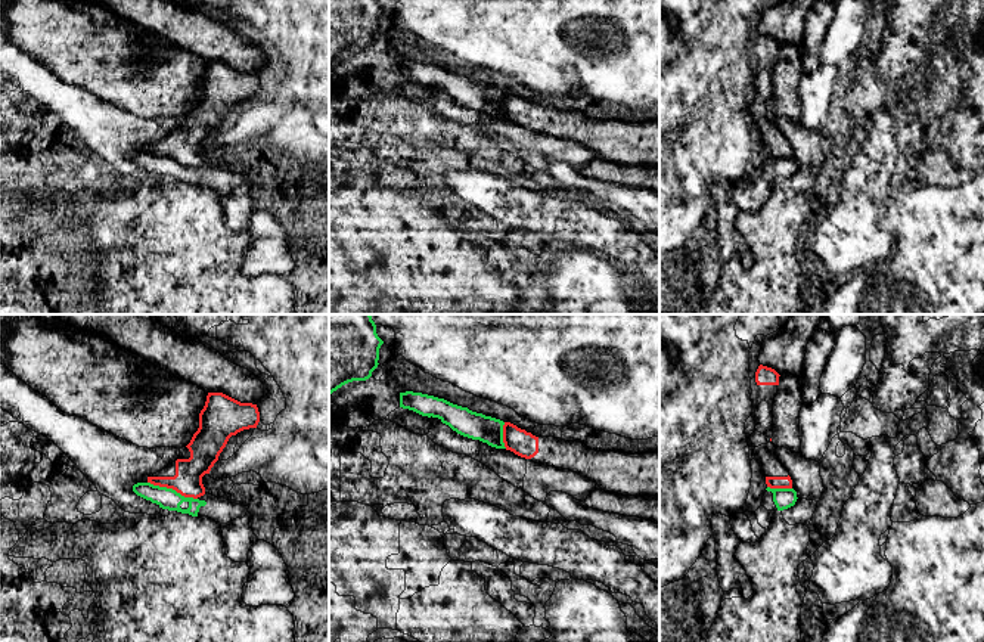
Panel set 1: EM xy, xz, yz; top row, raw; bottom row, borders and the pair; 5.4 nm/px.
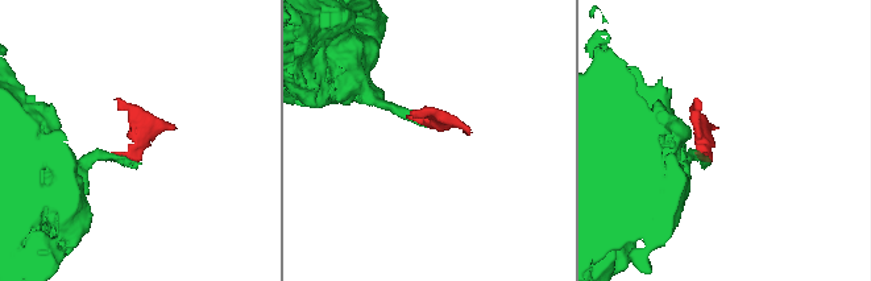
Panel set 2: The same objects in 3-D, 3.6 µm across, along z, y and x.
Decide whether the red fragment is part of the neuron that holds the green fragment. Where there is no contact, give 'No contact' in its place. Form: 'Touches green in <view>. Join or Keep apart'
Touches green in xy. Keep apart

